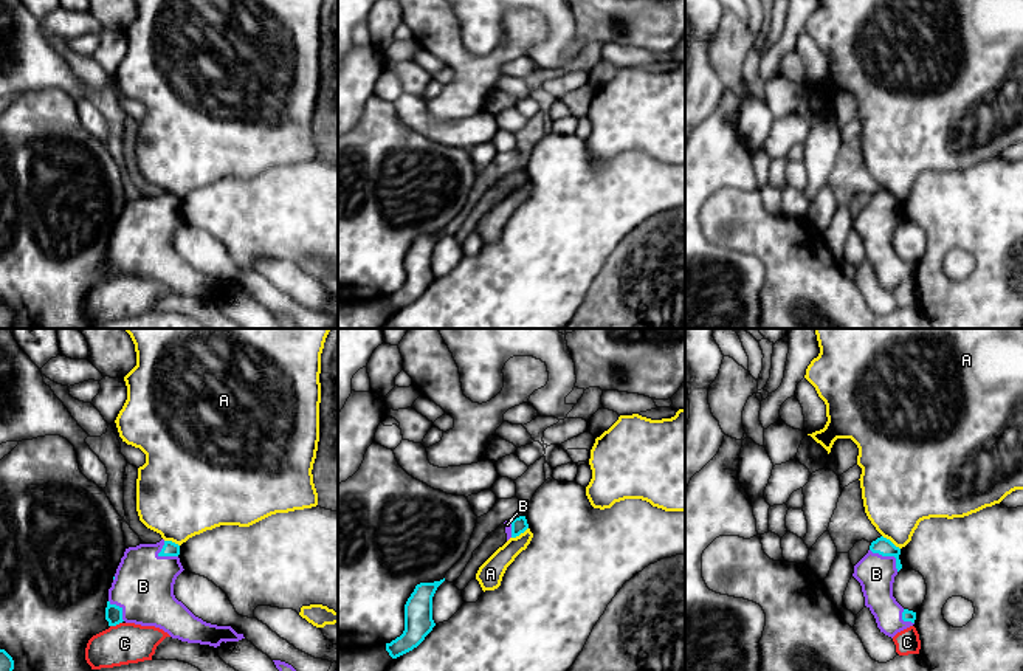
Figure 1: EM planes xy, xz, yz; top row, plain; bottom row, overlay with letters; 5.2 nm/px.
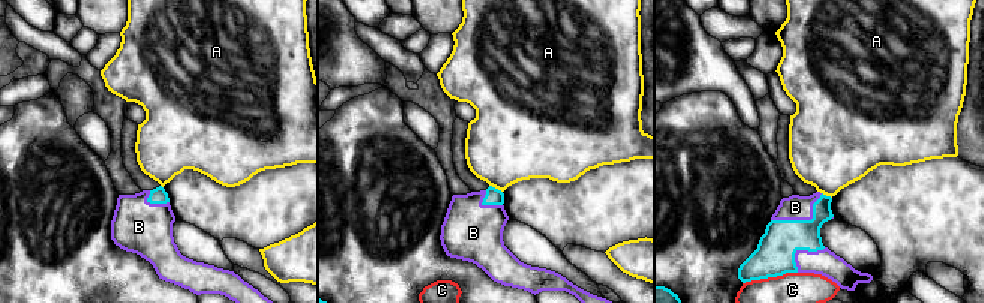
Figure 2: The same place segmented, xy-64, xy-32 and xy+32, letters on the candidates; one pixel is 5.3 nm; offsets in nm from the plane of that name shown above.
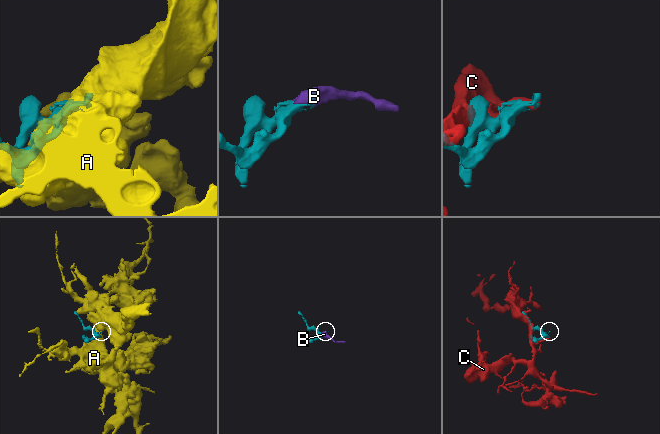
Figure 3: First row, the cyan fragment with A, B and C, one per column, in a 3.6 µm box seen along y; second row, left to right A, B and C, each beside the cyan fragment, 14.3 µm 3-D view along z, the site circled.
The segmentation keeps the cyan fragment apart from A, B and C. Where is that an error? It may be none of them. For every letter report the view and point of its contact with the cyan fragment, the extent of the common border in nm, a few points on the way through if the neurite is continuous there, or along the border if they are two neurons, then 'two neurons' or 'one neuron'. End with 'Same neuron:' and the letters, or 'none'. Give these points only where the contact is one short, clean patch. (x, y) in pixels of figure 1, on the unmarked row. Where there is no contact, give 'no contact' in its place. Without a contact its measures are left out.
A: contact yz (890, 194); length 120 nm; border yz (882, 188), (899, 202); two neurons
B: contact yz (888, 208); length 190 nm; one neuron
C: contact xy (115, 278); length 70 nm; two neurons
Same neuron: B

